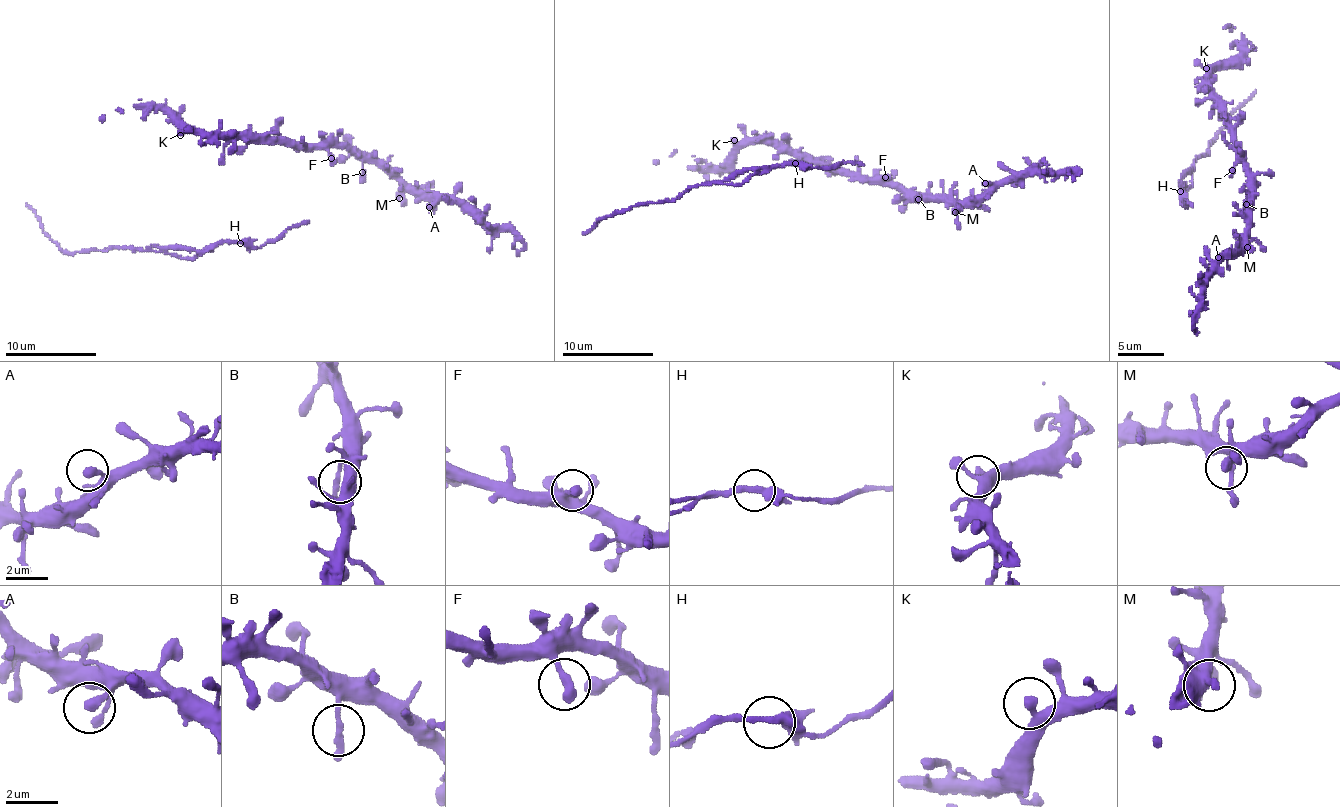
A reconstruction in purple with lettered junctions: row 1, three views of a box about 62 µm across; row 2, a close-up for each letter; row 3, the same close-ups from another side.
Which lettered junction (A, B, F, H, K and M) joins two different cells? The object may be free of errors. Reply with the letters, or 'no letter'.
H

